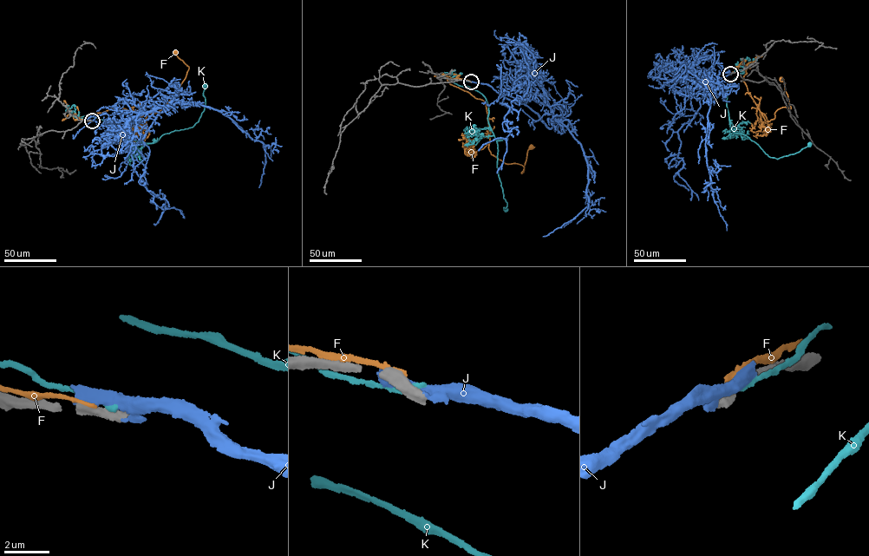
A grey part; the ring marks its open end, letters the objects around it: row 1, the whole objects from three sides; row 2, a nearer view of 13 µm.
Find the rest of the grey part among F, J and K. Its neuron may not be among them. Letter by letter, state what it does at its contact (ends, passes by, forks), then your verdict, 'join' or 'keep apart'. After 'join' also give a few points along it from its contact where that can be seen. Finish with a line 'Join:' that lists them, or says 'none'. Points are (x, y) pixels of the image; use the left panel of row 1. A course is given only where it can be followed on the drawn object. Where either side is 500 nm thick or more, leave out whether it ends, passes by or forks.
F: it ends there; keep apart
J: it passes by; keep apart
K: keep apart
Join: none

